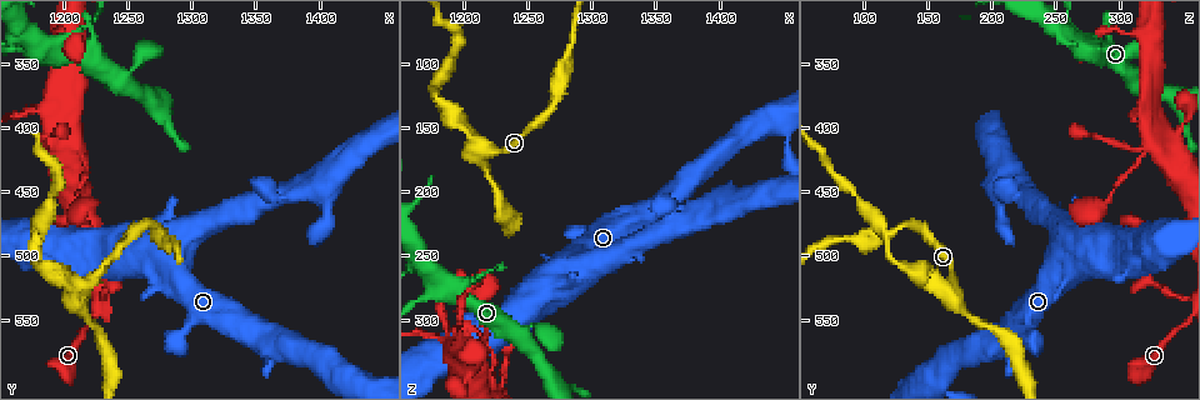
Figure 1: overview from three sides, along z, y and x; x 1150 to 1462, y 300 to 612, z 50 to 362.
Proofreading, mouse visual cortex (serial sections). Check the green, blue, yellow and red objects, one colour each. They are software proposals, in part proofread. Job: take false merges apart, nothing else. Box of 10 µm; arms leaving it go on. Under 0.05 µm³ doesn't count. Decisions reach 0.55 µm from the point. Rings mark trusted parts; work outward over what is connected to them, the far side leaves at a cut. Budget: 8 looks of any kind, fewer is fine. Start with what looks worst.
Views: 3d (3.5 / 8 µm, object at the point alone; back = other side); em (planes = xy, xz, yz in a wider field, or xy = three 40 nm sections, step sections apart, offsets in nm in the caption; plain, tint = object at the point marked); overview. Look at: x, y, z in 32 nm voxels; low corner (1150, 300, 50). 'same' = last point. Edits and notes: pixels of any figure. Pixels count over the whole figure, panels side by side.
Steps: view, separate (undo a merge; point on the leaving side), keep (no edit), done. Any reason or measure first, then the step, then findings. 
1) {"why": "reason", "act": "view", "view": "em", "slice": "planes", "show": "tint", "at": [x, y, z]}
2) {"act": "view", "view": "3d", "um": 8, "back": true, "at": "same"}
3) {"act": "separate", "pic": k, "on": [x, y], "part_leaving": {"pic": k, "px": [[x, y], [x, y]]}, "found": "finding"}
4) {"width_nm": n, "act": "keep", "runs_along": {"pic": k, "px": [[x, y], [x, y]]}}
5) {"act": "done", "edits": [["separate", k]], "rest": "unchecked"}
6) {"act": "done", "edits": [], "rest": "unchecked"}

{"why": "abrupt turn", "act": "view", "view": "3d", "um": 3.5, "at": [1214, 522, 166]}

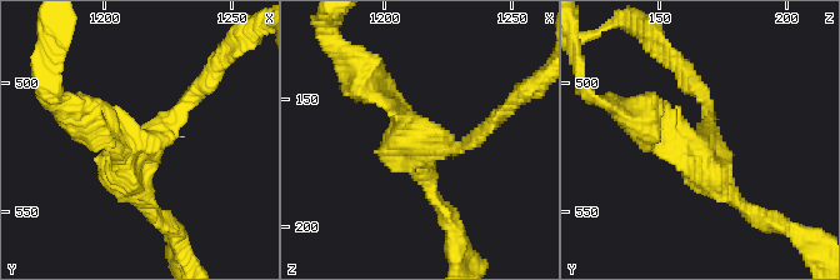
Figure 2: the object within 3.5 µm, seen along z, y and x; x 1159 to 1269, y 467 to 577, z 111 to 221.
{"act": "view", "view": "em", "slice": "xy", "step": 3, "show": "tint", "at": [1215, 522, 166]}

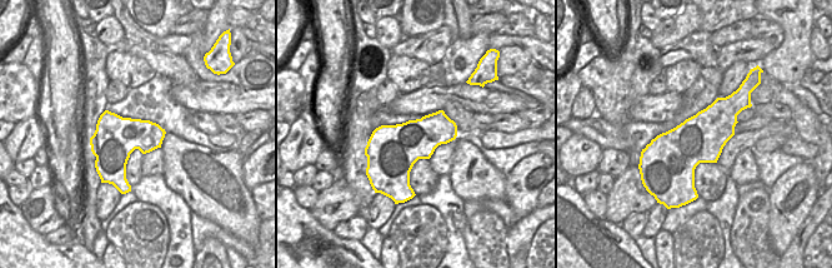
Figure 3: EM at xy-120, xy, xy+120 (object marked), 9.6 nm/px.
{"act": "keep", "runs_along": {"pic": 2, "px": [[480, 133], [438, 148], [373, 81]]}, "found": "one cell here"}

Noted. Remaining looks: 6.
{"why": "narrows sharply", "act": "view", "view": "3d", "um": 3.5, "at": [1176, 496, 118]}

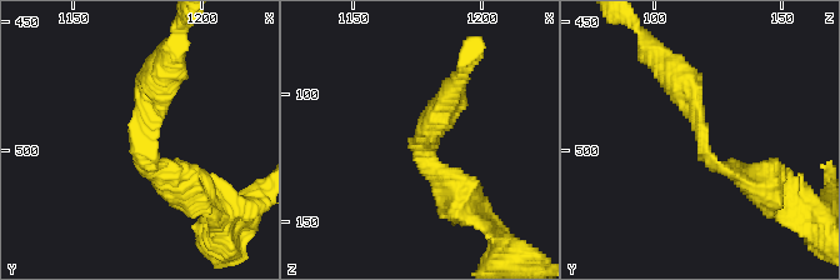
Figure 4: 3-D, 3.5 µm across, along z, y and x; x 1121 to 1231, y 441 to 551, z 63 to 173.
{"act": "view", "view": "em", "slice": "xy", "step": 3, "show": "tint", "at": [1176, 497, 120]}

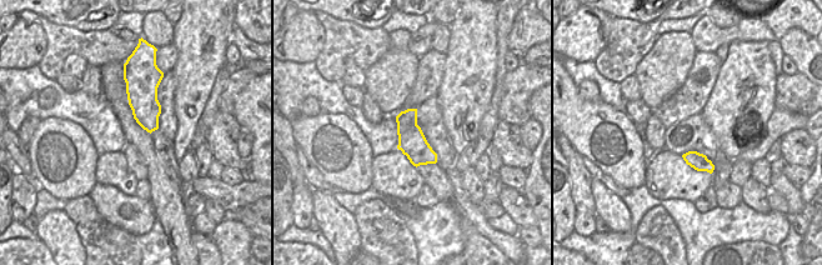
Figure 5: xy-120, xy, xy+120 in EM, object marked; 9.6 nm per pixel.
{"width_nm": 280, "act": "keep", "runs_along": {"pic": 4, "px": [[758, 185], [709, 158], [668, 70]]}, "found": "one cell here"}

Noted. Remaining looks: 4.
{"why": "thin arm on a thick one", "act": "view", "view": "3d", "um": 3.5, "at": [1206, 406, 340]}

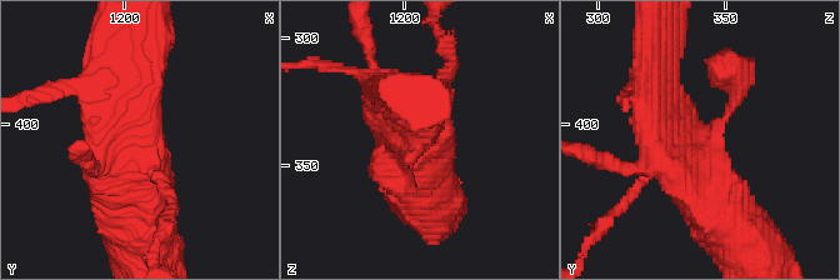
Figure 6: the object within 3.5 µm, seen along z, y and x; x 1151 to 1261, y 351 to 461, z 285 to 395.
{"act": "view", "view": "em", "slice": "xy", "step": 1, "show": "tint", "at": [1204, 406, 342]}

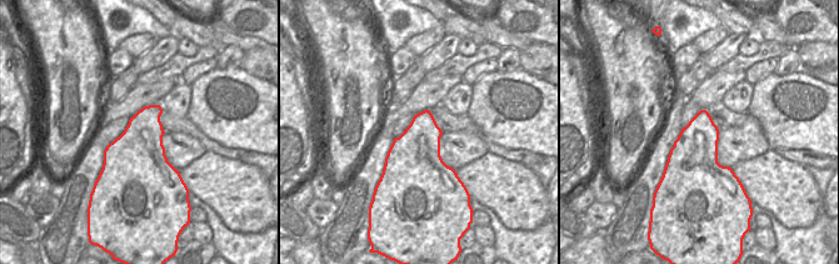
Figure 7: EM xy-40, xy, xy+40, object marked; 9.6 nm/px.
{"why": "cut it another way", "act": "view", "view": "em", "slice": "xy", "step": 2, "show": "tint", "at": "same"}

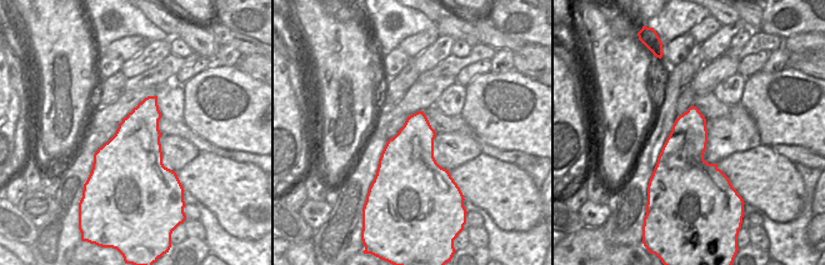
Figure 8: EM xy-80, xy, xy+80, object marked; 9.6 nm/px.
{"width_nm": 500, "act": "keep", "runs_along": {"pic": 6, "px": [[718, 208], [675, 150], [660, 54]]}, "found": "one cell here"}

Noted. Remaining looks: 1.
{"act": "done", "edits": [], "rest": "unchecked"}

